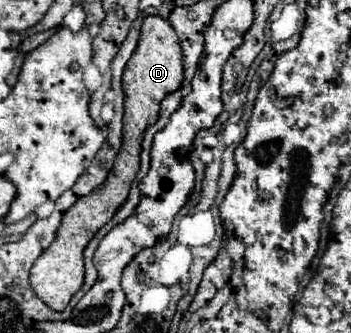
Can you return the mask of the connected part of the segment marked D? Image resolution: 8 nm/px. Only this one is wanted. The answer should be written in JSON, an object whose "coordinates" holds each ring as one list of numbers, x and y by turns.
{"coordinates":[[146,17,140,43,130,57,122,87,124,87,124,139,114,161,114,167,100,189,82,197,74,203,62,217,62,225,56,233,54,243,36,259,30,271,30,285,36,295,54,311,64,311,72,299,72,295,84,283,84,249,88,241,114,217,114,213,126,203,130,193,130,185,140,169,140,151,142,151,142,135,146,127,154,125,160,115,160,103,166,95,178,91,184,81,184,67,182,67,182,47,174,27,164,17]]}

